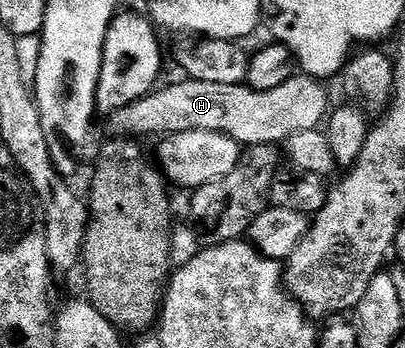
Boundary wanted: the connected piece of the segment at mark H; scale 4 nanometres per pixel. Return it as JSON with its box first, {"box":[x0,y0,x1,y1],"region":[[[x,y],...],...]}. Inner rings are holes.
{"box":[107,73,331,149],"region":[[[304,73],[294,74],[283,85],[266,91],[256,91],[248,85],[214,85],[192,77],[163,87],[108,116],[107,123],[113,130],[110,132],[117,137],[164,137],[180,131],[214,131],[231,137],[245,149],[273,147],[277,143],[288,144],[296,135],[305,137],[316,132],[331,111],[326,84]]]}

